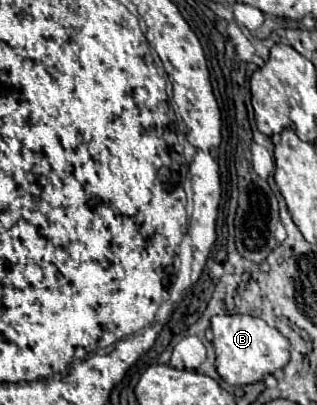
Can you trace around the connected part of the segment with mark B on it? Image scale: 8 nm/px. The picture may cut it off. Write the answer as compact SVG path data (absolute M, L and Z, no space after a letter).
M216 315L210 319L216 349L216 371L230 385L250 385L290 361L290 343L274 327L252 315Z

